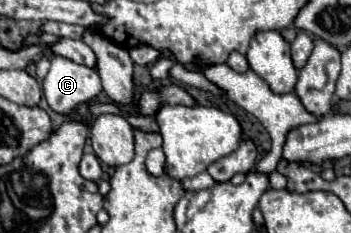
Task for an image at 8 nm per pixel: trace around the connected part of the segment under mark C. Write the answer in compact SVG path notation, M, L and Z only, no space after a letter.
M54 57L50 71L42 81L42 91L50 109L60 115L70 115L78 105L96 99L102 91L102 83L94 69L66 57Z

